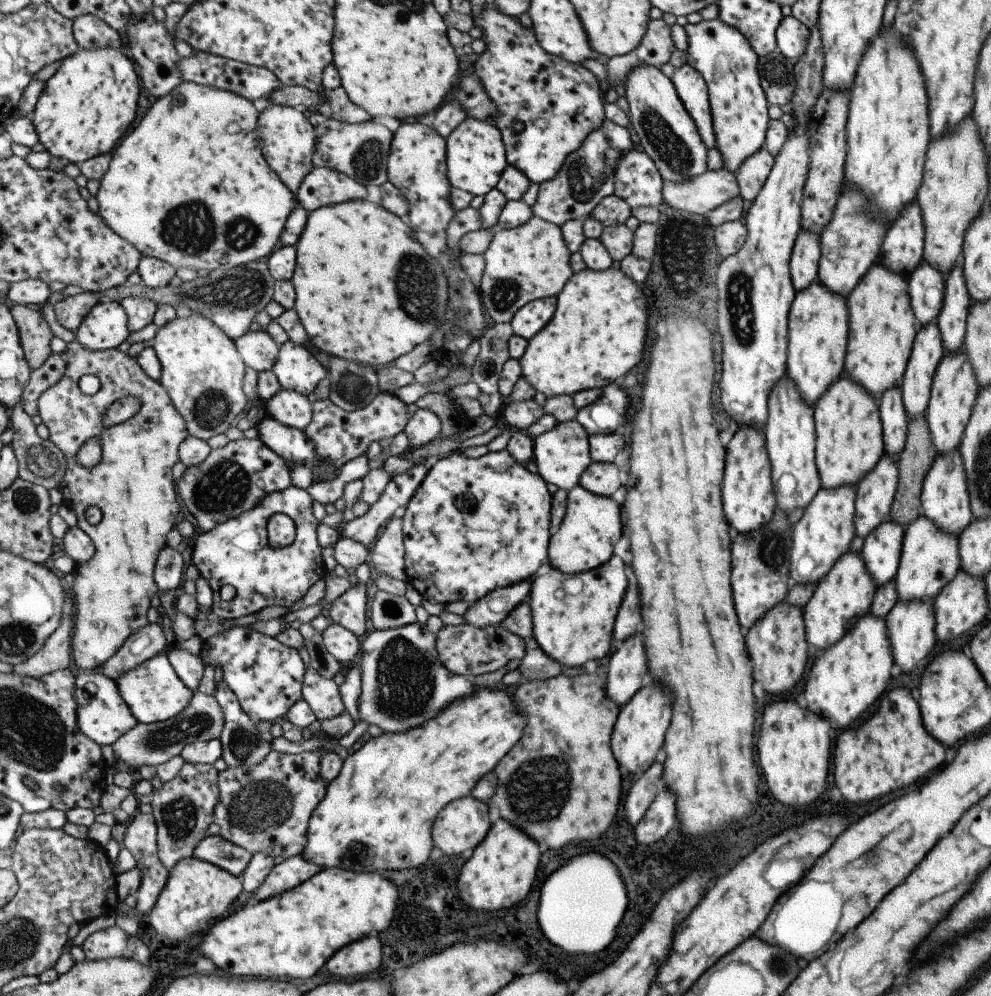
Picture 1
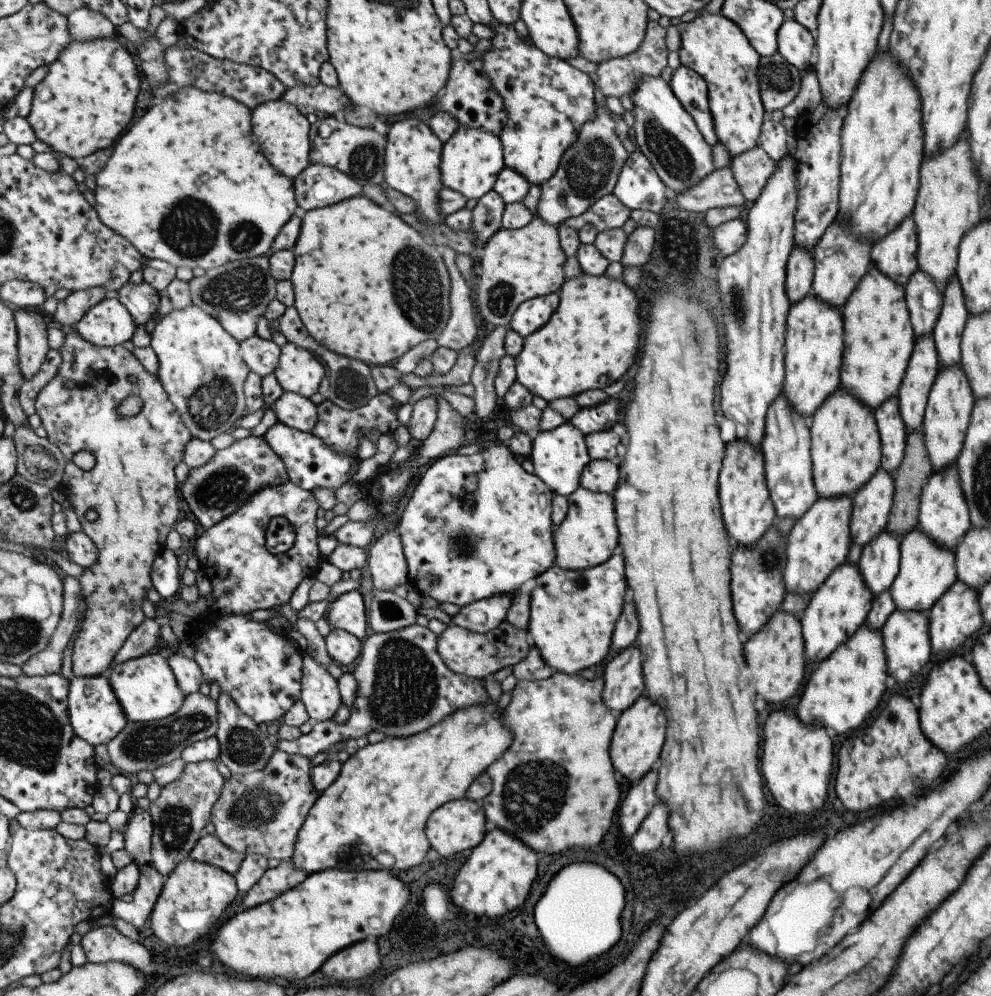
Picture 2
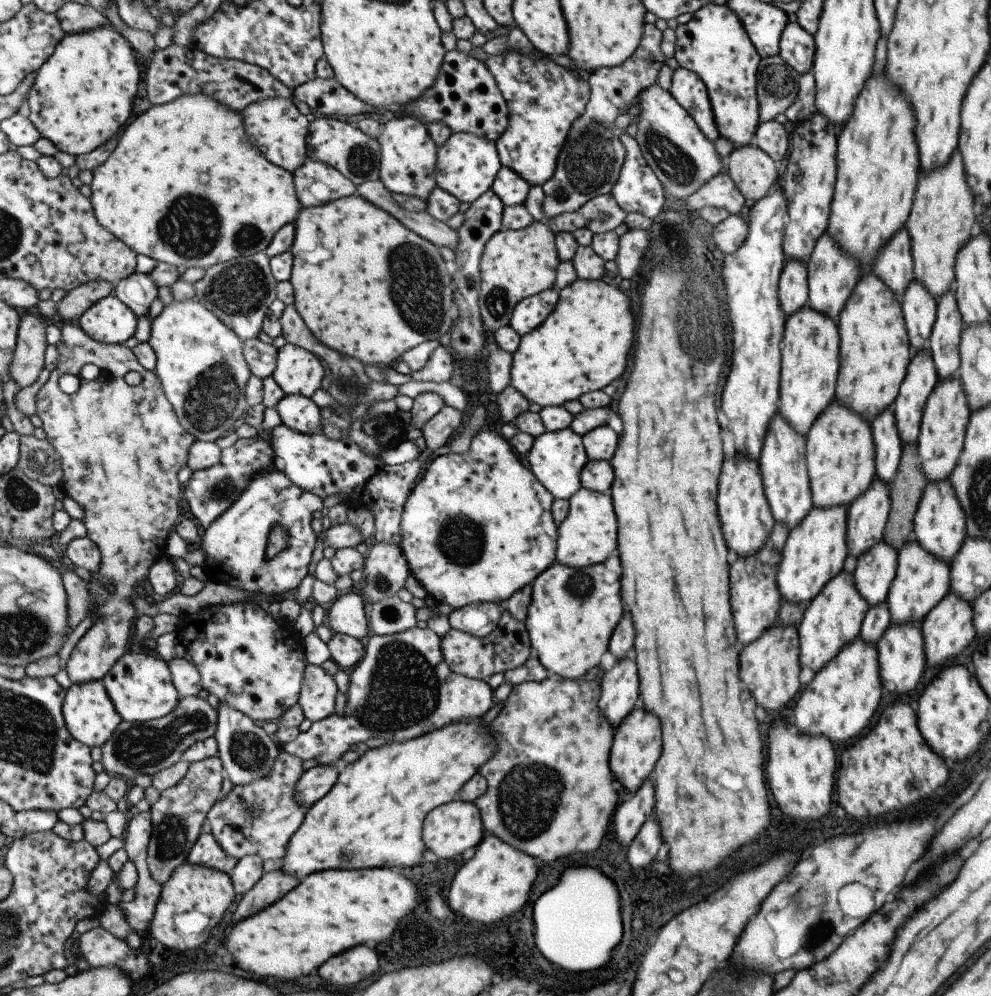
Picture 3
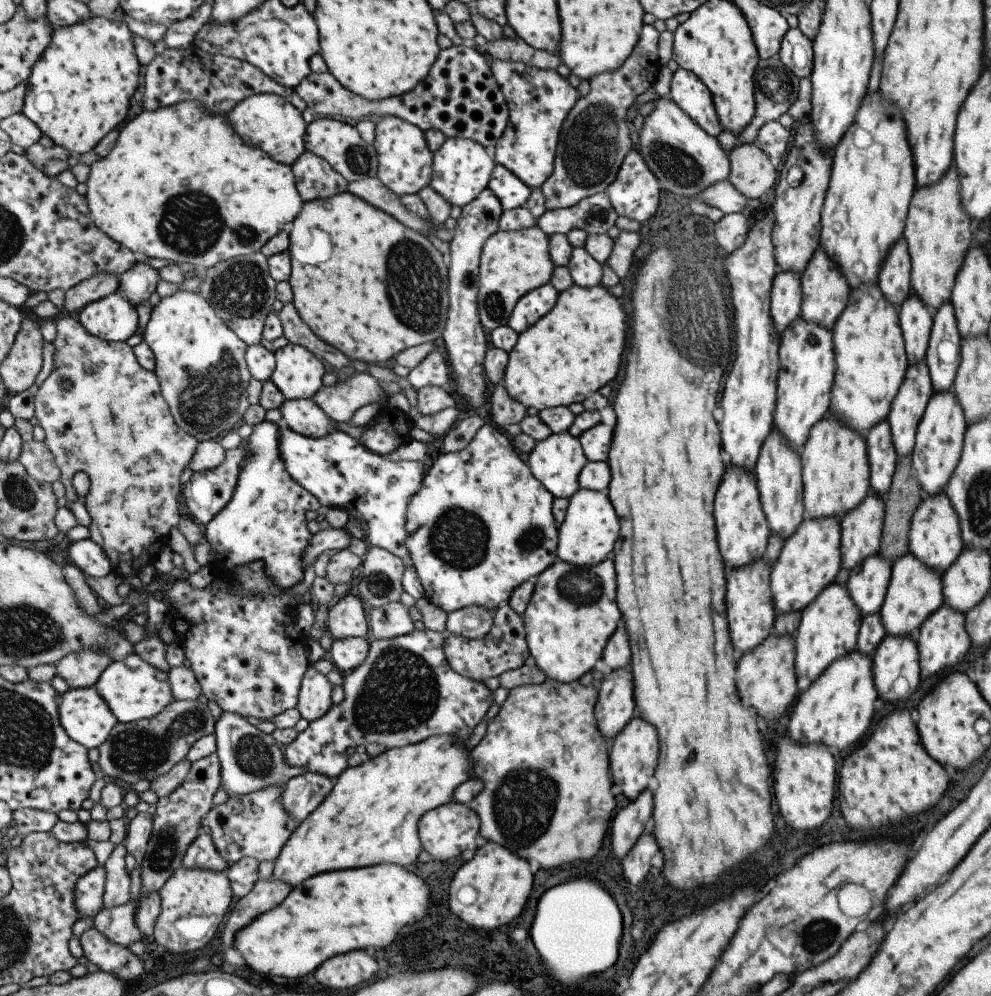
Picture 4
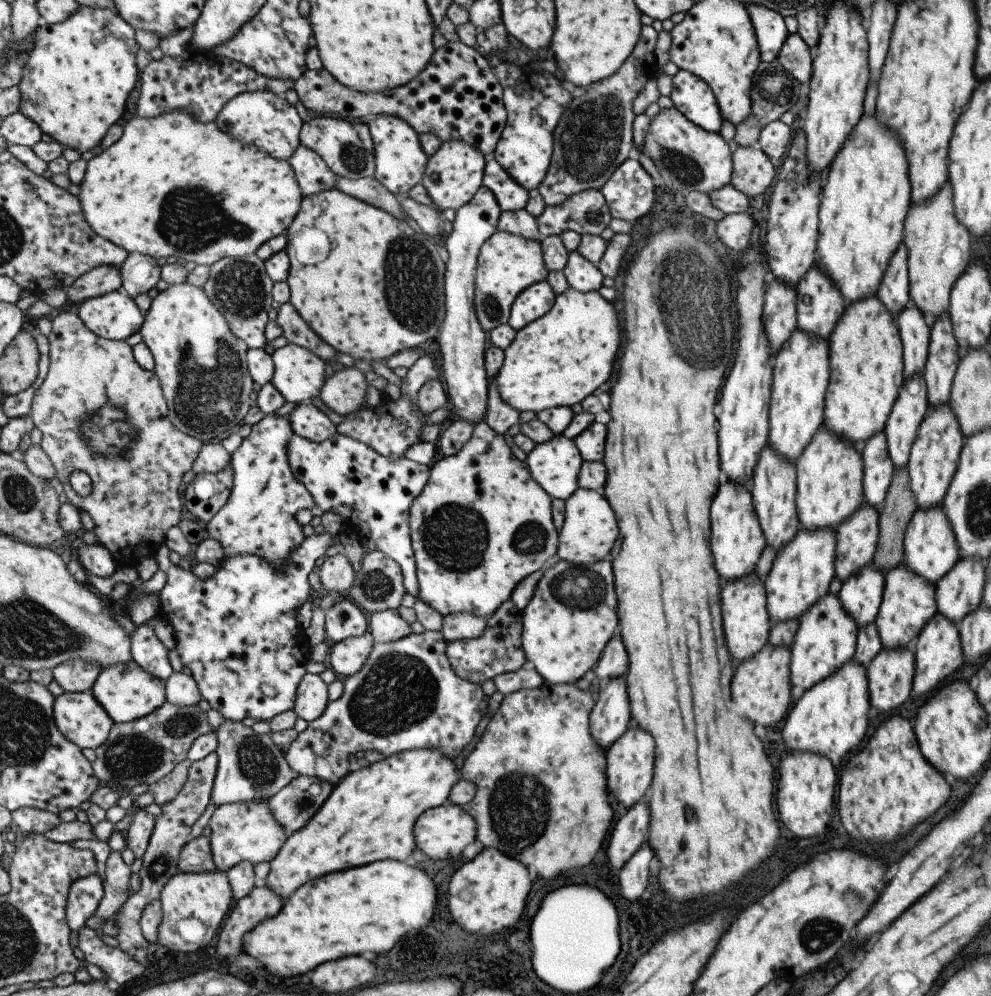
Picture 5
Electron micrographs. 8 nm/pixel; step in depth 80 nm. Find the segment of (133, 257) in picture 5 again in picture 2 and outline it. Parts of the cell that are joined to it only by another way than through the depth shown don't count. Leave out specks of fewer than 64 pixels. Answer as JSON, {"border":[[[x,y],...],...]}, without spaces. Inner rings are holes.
{"border":[[[141,281],[139,284],[127,282],[118,291],[118,299],[131,312],[137,327],[145,326],[153,314],[157,312],[161,294],[147,282]]]}

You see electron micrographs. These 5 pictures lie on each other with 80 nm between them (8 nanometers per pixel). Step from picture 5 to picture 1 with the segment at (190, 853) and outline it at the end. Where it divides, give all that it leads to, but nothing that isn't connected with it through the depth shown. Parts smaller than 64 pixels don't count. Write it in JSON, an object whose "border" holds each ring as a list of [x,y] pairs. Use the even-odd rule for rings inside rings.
{"border":[[[220,835],[204,839],[194,853],[194,857],[218,865],[237,877],[243,876],[243,872],[247,871],[253,856],[245,848],[231,844]]]}

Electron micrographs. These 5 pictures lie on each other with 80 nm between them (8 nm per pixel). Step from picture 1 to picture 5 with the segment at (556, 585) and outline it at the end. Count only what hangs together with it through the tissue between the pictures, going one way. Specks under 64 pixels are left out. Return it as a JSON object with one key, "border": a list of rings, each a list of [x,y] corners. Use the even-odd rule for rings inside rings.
{"border":[[[561,559],[547,569],[540,580],[539,589],[530,605],[523,612],[523,646],[528,660],[543,675],[547,684],[575,684],[581,678],[593,673],[609,638],[615,634],[617,614],[615,614],[615,590],[613,574],[609,562],[599,562],[593,566],[579,566]]]}

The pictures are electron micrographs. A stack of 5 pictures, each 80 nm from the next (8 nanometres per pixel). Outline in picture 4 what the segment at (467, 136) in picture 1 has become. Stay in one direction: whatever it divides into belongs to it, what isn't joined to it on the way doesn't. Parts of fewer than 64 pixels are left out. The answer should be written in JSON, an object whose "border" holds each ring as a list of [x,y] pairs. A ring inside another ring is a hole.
{"border":[[[449,137],[434,154],[434,174],[430,186],[442,194],[452,205],[466,207],[490,186],[494,170],[498,167],[490,148],[467,137]]]}

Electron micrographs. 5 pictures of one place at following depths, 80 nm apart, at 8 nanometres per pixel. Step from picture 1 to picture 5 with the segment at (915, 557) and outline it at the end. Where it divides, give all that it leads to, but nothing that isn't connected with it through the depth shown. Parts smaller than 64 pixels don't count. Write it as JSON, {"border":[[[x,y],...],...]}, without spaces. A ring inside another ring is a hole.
{"border":[[[903,562],[885,572],[882,601],[874,618],[883,649],[911,647],[923,625],[937,612],[934,584],[908,571]]]}

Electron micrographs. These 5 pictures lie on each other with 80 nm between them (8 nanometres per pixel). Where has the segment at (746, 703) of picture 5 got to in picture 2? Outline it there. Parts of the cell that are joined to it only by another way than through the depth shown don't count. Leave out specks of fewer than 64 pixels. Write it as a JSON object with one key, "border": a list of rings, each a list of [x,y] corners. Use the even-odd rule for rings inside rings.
{"border":[[[780,608],[743,644],[743,656],[749,668],[749,682],[753,684],[755,692],[761,694],[767,702],[785,702],[799,688],[806,665],[803,646],[799,618]]]}

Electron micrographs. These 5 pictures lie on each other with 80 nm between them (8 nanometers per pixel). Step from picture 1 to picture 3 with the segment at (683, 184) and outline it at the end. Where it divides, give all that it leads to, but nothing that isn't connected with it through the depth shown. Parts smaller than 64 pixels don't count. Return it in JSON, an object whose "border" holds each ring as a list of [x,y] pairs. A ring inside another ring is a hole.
{"border":[[[726,168],[725,171],[721,171],[718,175],[706,180],[685,201],[687,201],[687,206],[693,210],[715,207],[725,209],[731,215],[739,214],[739,210],[745,204],[744,196],[733,184]]]}

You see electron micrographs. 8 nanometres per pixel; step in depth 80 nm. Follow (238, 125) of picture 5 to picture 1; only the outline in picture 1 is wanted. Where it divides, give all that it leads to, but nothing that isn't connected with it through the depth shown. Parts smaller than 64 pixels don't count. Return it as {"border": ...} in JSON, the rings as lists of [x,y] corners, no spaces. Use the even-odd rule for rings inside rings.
{"border":[[[273,103],[263,110],[259,117],[261,131],[261,147],[272,169],[278,172],[283,182],[297,194],[307,175],[314,169],[314,154],[318,146],[316,126],[309,122],[304,110],[281,103]]]}

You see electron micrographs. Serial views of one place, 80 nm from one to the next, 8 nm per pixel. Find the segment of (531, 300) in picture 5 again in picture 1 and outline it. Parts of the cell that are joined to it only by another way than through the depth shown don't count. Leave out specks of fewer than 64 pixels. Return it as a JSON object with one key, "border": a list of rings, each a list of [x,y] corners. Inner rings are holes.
{"border":[[[549,297],[526,304],[510,322],[514,334],[528,341],[538,335],[558,311],[558,297]]]}

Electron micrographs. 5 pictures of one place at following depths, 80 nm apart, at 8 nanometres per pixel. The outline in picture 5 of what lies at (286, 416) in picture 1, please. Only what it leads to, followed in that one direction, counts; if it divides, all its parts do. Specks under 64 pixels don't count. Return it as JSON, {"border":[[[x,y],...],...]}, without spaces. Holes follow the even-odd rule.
{"border":[[[310,402],[296,405],[288,417],[294,432],[312,441],[323,442],[338,431],[338,425]]]}

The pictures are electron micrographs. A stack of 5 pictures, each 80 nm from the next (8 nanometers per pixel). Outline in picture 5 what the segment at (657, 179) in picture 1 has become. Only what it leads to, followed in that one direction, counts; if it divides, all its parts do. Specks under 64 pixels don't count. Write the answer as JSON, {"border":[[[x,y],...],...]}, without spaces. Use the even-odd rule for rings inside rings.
{"border":[[[637,158],[622,163],[601,190],[607,199],[612,218],[631,223],[645,216],[655,202],[653,189],[656,184],[641,167]]]}

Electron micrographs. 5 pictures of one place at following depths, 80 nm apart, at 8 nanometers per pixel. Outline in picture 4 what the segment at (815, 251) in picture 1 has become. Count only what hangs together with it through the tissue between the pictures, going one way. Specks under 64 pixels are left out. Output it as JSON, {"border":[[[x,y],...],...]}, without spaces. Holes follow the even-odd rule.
{"border":[[[777,271],[769,295],[773,326],[780,332],[800,316],[802,290],[800,275],[793,271]]]}

